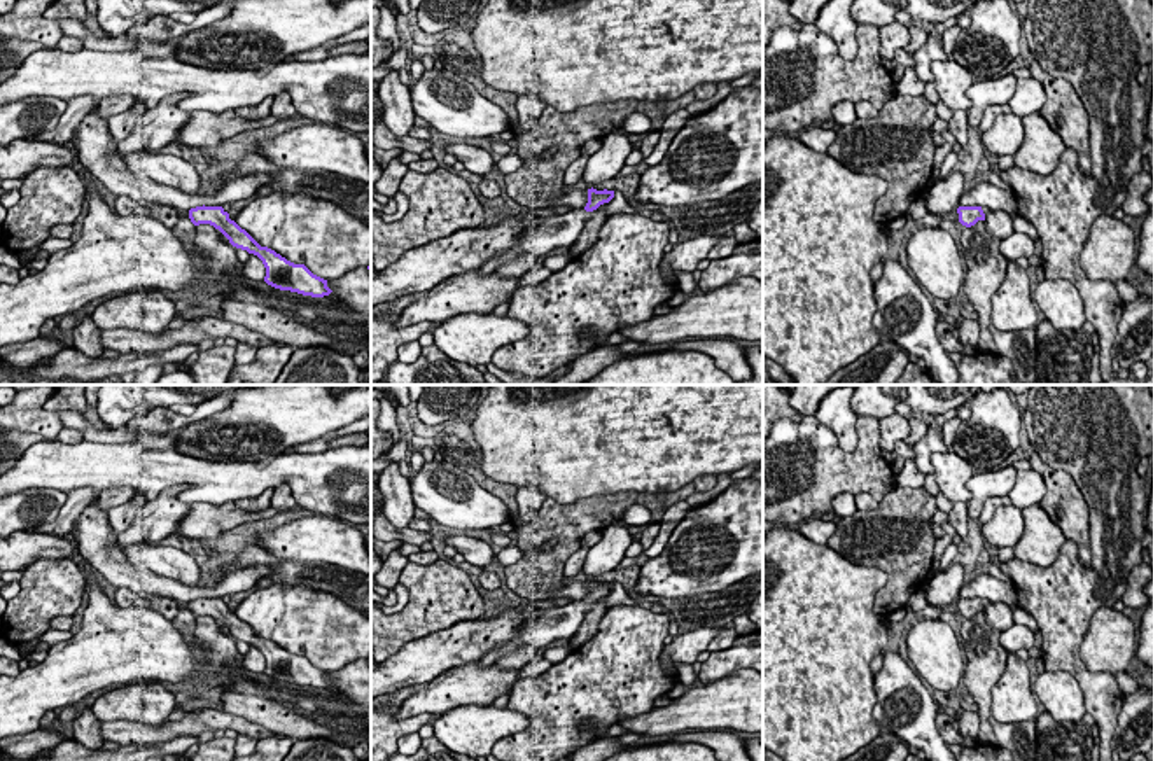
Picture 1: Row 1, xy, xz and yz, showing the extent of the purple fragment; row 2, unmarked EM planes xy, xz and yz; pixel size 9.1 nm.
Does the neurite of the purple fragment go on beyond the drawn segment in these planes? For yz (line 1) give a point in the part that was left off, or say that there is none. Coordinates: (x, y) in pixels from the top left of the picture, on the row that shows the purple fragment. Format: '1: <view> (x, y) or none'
1: none

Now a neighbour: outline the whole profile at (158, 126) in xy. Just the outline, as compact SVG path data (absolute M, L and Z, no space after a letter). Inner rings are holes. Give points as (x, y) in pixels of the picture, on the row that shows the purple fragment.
M185 93L166 96L154 108L147 108L133 131L124 140L117 142L117 150L124 154L140 150L157 152L177 140L178 131L191 117L191 112L178 107L185 96Z

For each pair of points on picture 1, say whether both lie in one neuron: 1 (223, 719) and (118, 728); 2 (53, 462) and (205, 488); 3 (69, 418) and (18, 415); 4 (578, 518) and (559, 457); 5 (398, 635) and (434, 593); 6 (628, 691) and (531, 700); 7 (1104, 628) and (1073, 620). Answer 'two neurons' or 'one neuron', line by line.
1: one neuron
2: one neuron
3: two neurons
4: two neurons
5: one neuron
6: one neuron
7: two neurons

